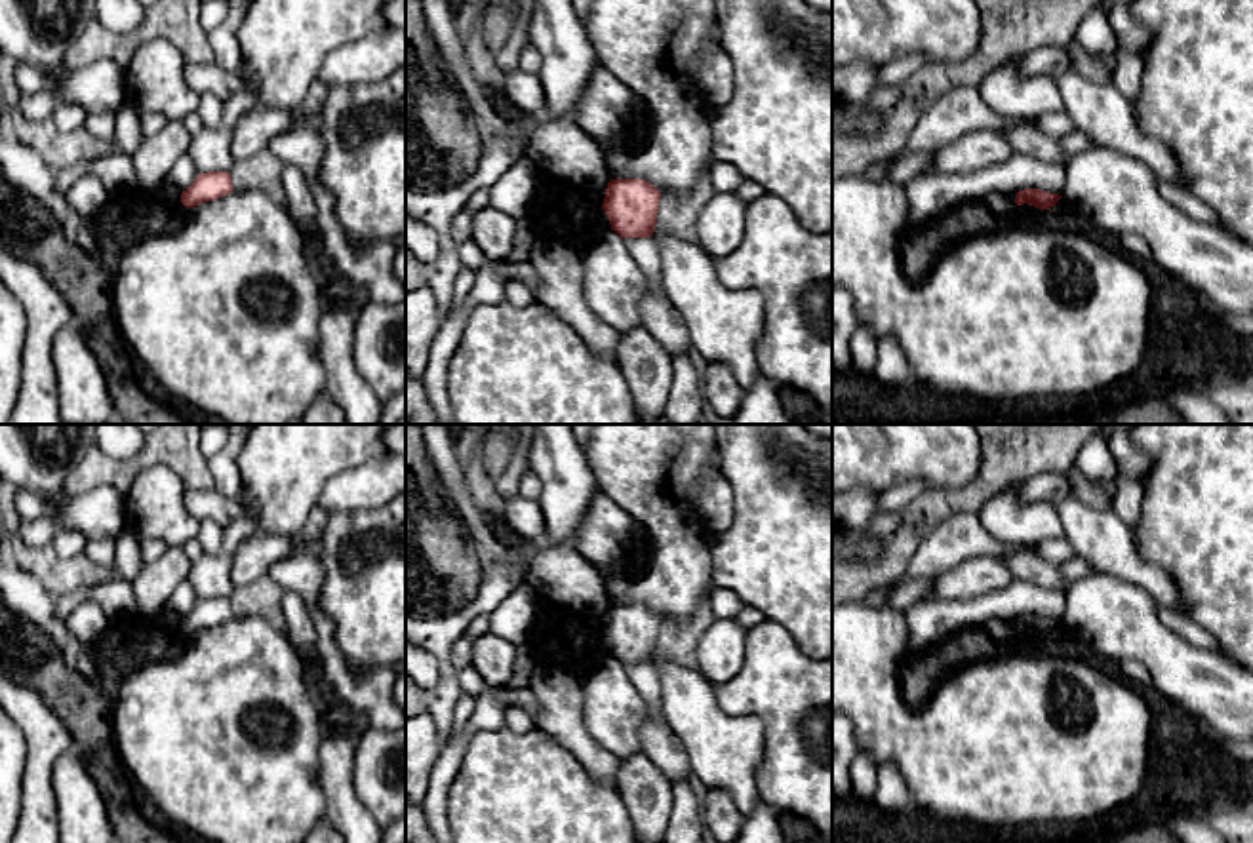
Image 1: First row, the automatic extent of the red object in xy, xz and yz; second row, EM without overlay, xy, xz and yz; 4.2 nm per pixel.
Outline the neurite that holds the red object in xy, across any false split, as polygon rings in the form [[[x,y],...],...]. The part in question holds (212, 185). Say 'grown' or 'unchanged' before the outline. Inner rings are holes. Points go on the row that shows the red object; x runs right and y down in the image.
unchanged; [[[230,171],[198,173],[194,183],[181,192],[181,204],[189,209],[219,200],[234,190]]]

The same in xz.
unchanged; [[[611,179],[602,209],[611,230],[625,238],[653,236],[661,192],[644,179]]]

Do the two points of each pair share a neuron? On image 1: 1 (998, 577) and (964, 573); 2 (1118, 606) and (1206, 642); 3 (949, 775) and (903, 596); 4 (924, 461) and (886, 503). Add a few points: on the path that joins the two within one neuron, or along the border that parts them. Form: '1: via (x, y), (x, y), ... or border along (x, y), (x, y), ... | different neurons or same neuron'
1: via (991, 575), (972, 575) | same neuron
2: border along (1154, 607), (1164, 625), (1202, 649) | different neurons
3: border along (888, 606), (903, 613) | different neurons
4: border along (924, 482), (895, 484), (880, 495) | different neurons

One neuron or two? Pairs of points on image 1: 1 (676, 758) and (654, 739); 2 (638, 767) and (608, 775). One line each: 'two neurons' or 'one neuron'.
1: one neuron
2: two neurons

